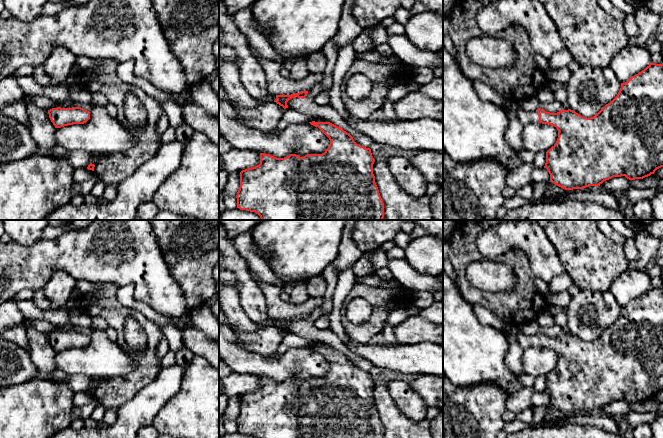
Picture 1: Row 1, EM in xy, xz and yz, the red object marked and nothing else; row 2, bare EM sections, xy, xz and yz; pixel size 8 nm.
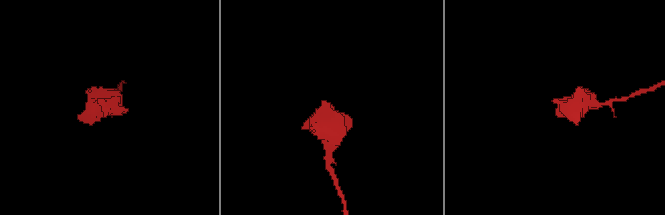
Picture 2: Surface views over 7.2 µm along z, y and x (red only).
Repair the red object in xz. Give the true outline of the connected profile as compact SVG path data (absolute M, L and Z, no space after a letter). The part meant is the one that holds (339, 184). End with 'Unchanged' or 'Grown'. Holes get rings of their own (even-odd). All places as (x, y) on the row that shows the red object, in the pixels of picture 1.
M309 122L311 125L318 127L330 140L328 148L322 154L308 154L300 157L296 154L290 154L284 158L277 158L270 154L260 153L260 164L240 172L240 187L237 192L237 208L255 212L261 220L383 220L384 203L380 196L378 187L375 183L373 174L373 164L375 159L372 156L371 149L357 144L353 137L342 128L330 122Z. Unchanged

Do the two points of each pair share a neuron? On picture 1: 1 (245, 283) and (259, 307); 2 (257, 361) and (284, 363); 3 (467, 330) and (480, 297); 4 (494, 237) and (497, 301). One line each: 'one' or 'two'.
1: one
2: one
3: two
4: two

